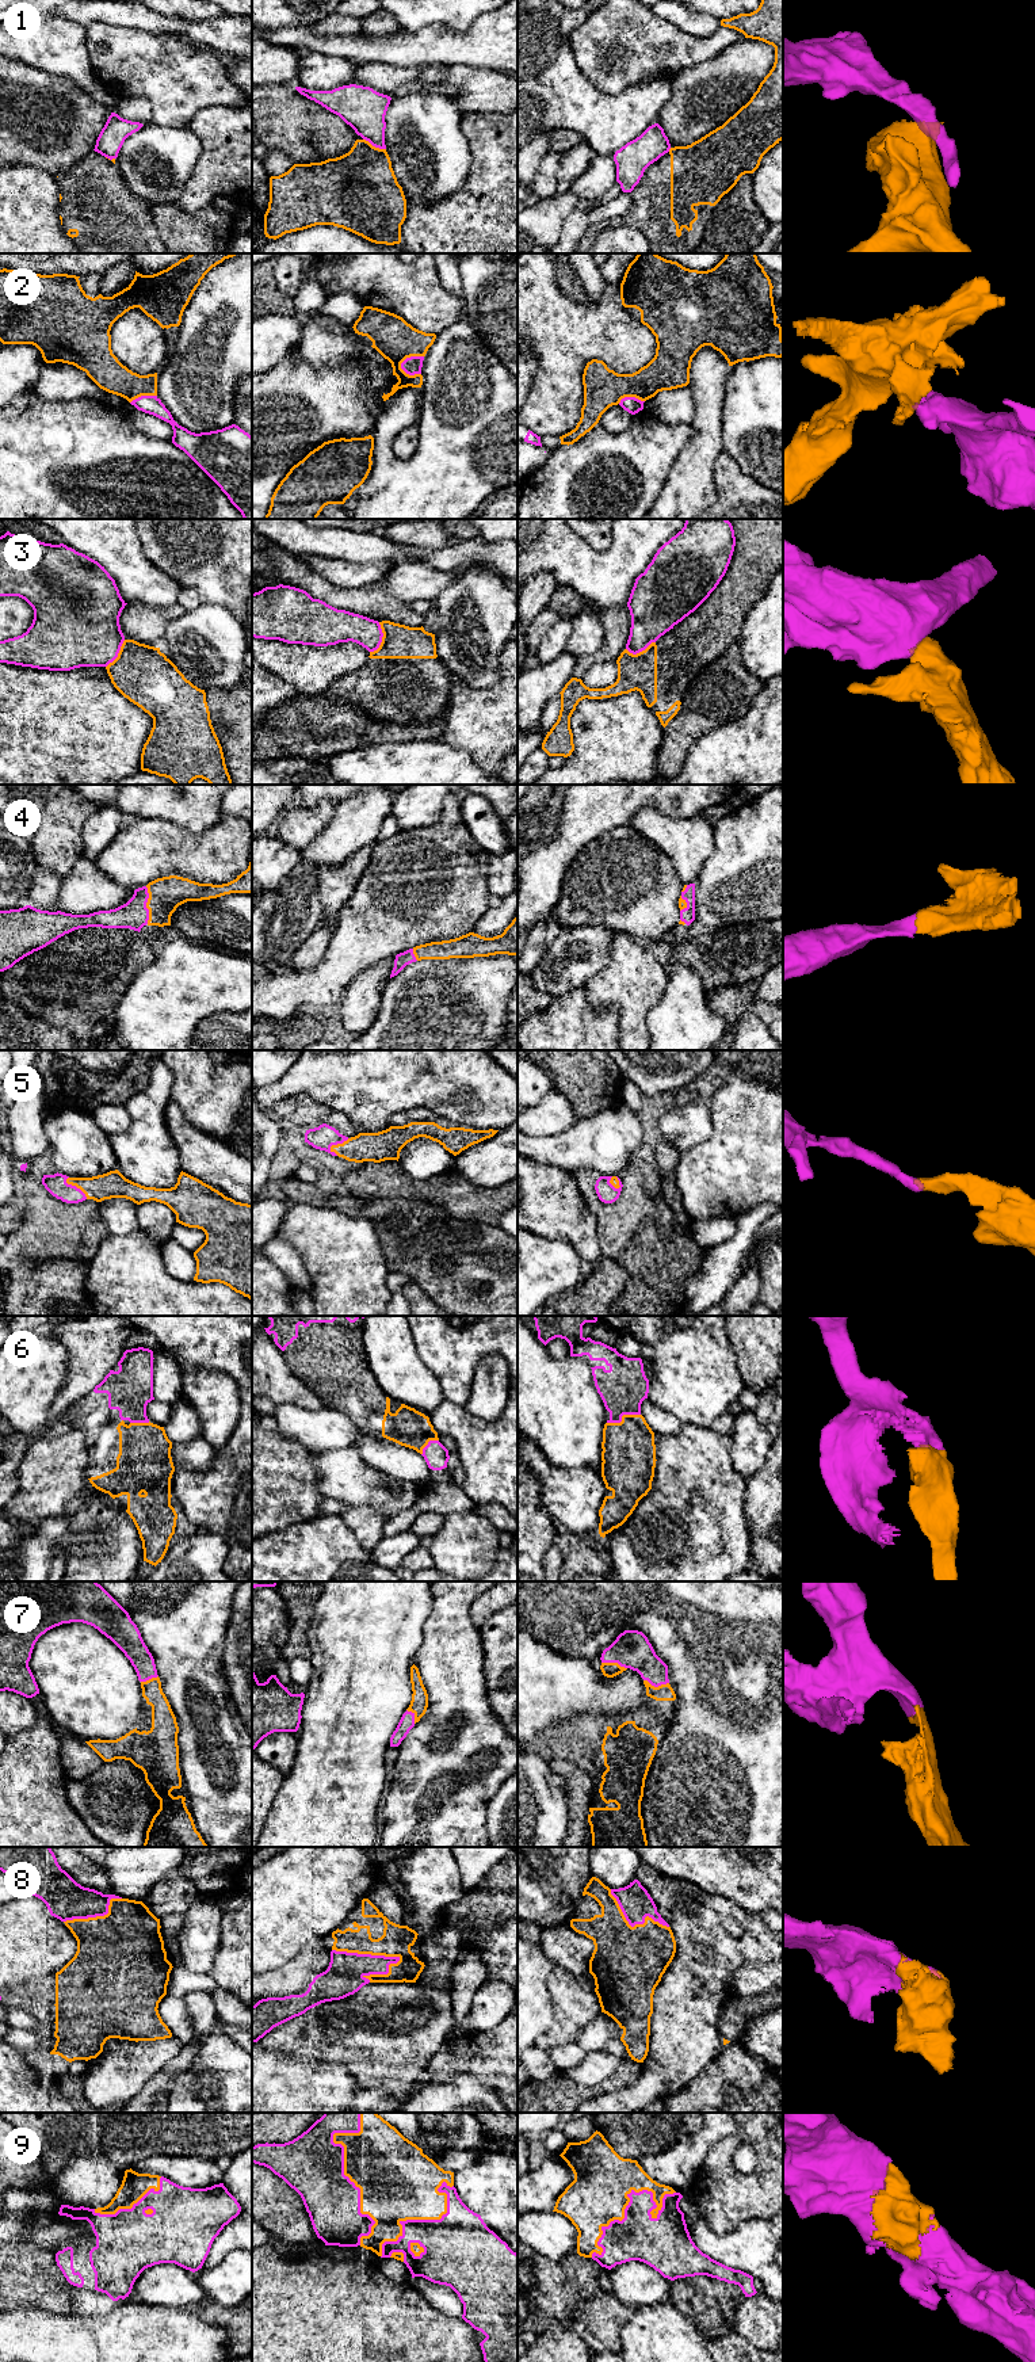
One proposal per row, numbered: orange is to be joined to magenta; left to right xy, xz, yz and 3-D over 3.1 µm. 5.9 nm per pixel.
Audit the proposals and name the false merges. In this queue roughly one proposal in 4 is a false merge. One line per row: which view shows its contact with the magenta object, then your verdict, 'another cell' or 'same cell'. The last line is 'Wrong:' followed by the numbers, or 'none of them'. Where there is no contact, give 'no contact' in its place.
1: contact in xz; another cell
2: contact in xz; another cell
3: contact in xz; another cell
4: contact in xy; same cell
5: contact in xz; same cell
6: contact in yz; same cell
7: contact in yz; same cell
8: contact in xz; same cell
9: contact in yz; same cell
Wrong: 1, 2, 3

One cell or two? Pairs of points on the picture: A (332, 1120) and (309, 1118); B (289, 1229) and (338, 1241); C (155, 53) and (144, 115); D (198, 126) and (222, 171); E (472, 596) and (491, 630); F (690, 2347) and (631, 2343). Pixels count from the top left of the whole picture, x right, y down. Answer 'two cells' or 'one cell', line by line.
A: two cells
B: one cell
C: two cells
D: one cell
E: one cell
F: one cell

